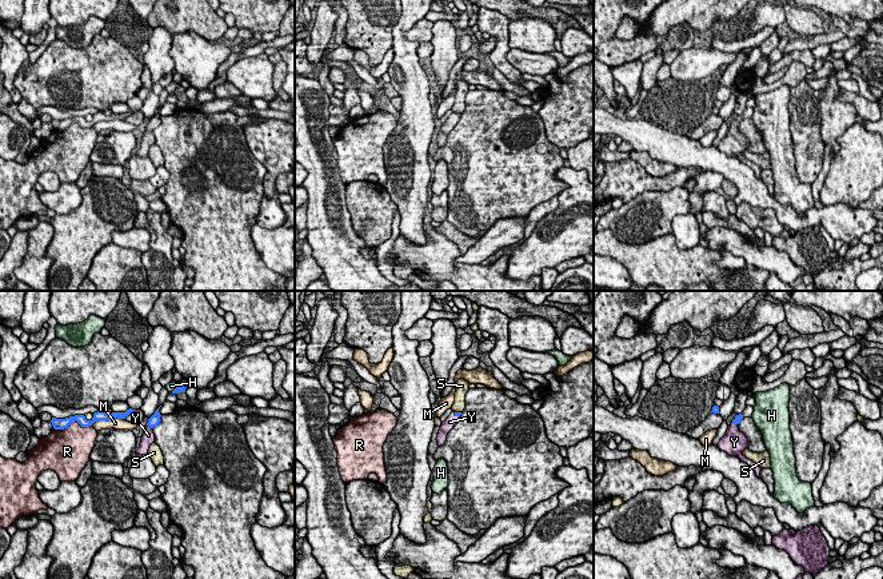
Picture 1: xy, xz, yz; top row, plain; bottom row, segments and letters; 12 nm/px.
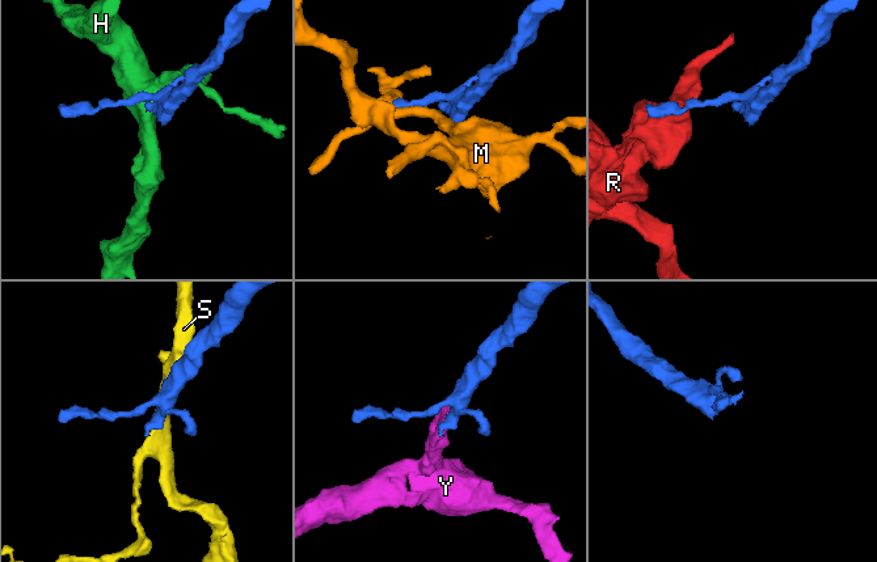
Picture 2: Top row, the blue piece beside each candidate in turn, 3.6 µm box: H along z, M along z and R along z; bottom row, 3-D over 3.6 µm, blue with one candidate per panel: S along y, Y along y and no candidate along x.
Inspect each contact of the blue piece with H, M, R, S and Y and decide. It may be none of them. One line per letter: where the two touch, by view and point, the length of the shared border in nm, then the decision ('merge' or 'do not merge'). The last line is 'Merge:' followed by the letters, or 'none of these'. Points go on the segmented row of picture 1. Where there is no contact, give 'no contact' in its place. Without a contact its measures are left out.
H: xy (176, 387) | 150 nm | do not merge
M: xy (107, 419) | 400 nm | do not merge
R: xy (72, 420) | 460 nm | do not merge
S: xz (458, 412) | 80 nm | do not merge
Y: xy (150, 426) | 80 nm | merge
Merge: Y

